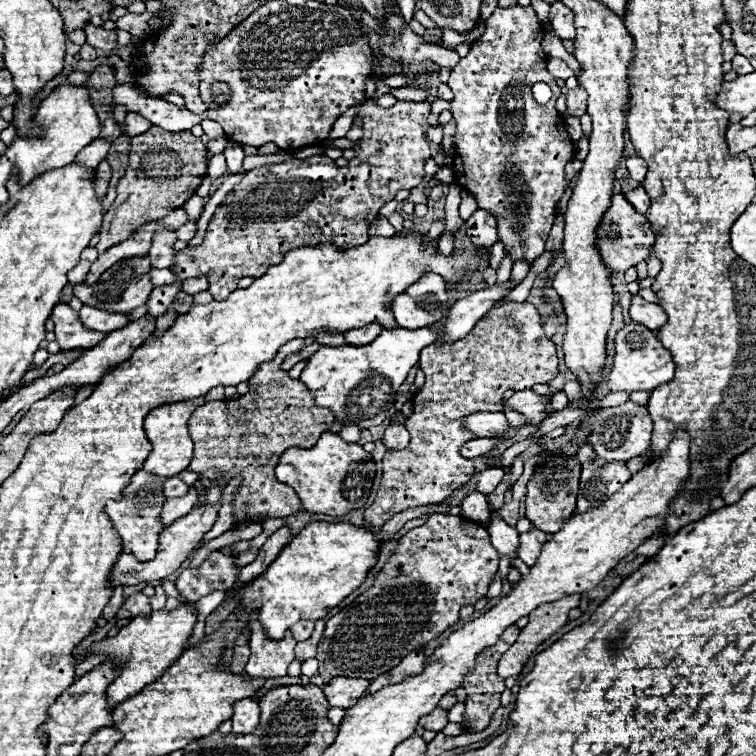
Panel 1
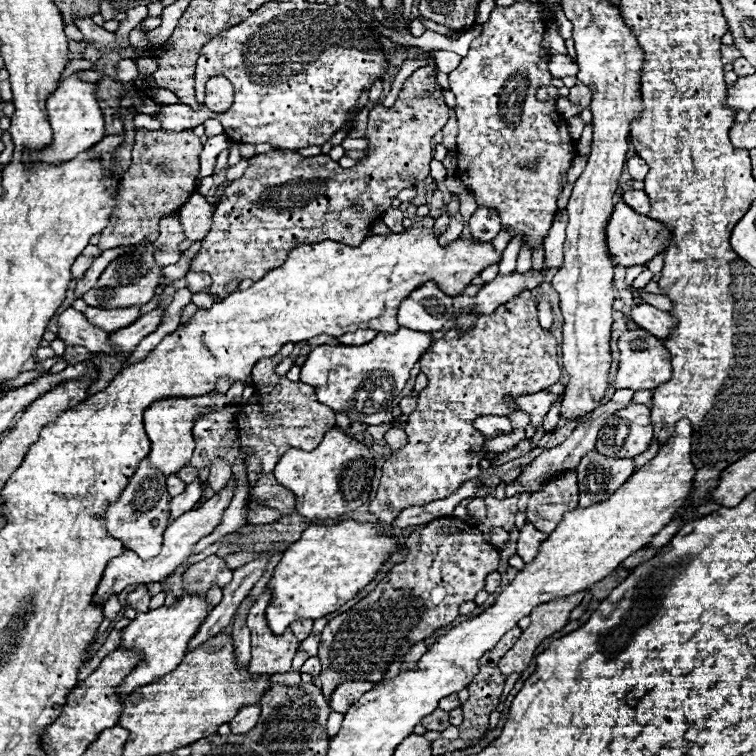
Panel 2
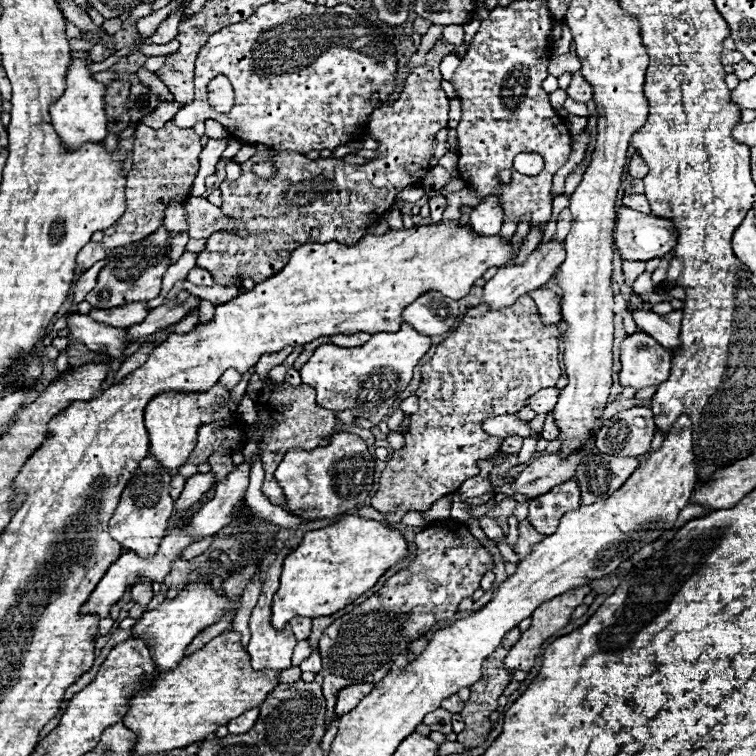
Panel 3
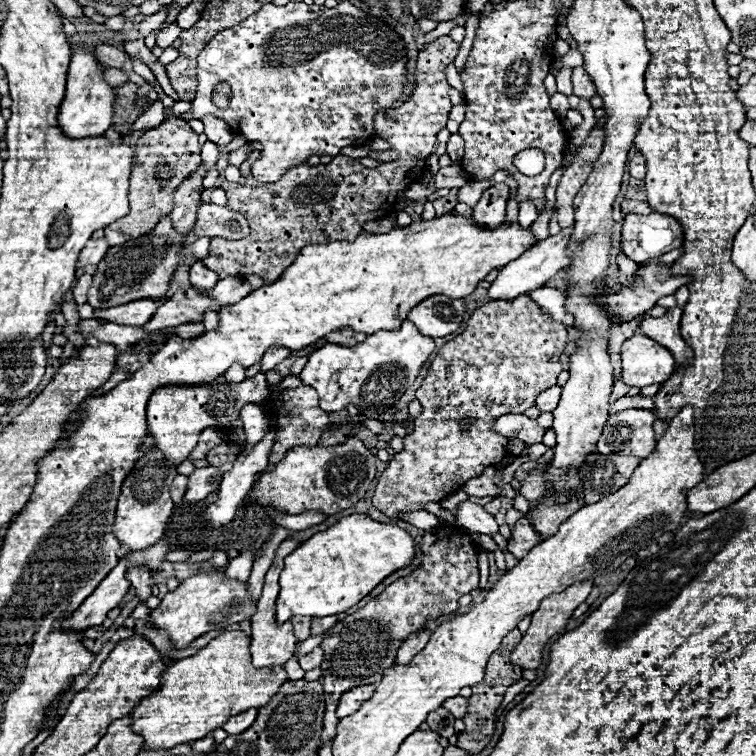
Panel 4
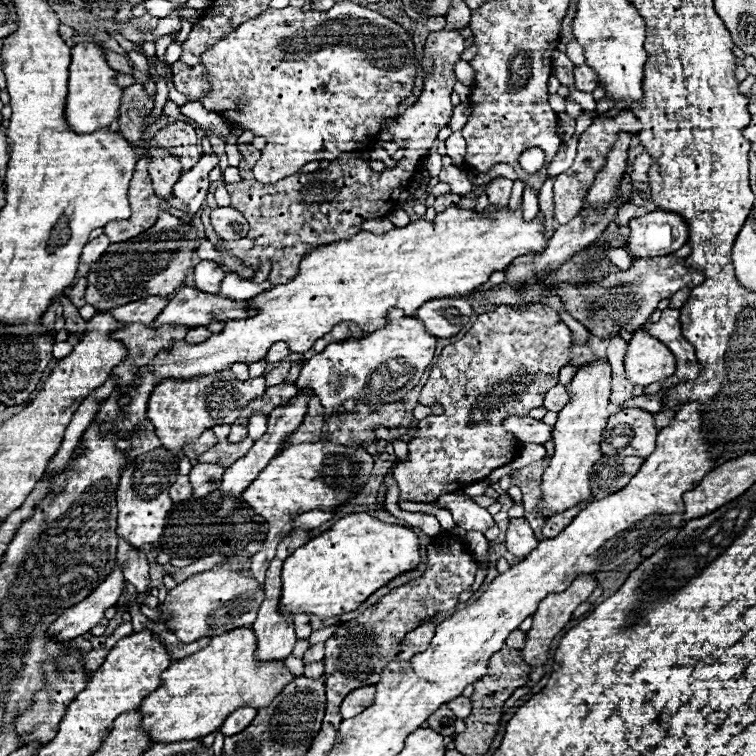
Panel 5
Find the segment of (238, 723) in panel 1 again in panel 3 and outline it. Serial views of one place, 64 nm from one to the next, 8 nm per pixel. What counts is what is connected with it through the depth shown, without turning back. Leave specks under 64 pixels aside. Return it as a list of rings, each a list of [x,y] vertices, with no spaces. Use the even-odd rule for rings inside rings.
[[[250,708],[250,710],[246,710],[242,716],[230,720],[230,722],[226,724],[228,730],[230,730],[230,734],[242,734],[242,732],[248,732],[248,730],[256,724],[258,712],[260,712],[258,708]]]

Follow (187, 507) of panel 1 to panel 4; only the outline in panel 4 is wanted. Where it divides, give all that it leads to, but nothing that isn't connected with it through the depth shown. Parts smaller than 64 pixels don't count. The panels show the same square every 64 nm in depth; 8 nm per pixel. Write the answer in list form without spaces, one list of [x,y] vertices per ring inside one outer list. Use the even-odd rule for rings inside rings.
[[[214,466],[206,468],[196,468],[188,476],[188,492],[184,496],[184,502],[198,502],[206,498],[210,492],[218,490],[218,484],[222,480],[222,472]]]

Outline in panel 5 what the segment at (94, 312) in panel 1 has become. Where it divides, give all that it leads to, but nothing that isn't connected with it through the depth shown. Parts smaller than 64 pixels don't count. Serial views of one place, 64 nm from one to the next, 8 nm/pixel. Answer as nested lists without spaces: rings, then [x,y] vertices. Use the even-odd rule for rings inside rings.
[[[146,296],[144,300],[130,302],[122,308],[112,308],[110,312],[120,322],[126,322],[126,324],[140,322],[140,324],[150,326],[158,318],[158,312],[166,308],[168,302],[170,302],[170,296]]]

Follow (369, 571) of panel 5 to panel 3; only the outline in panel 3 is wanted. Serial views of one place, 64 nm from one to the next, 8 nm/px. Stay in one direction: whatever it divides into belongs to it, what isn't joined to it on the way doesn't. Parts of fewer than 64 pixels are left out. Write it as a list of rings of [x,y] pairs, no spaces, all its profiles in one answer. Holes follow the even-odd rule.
[[[344,516],[332,526],[308,532],[302,544],[284,560],[280,588],[272,602],[272,626],[282,630],[294,616],[318,618],[346,608],[406,556],[408,542],[398,530],[360,516]]]

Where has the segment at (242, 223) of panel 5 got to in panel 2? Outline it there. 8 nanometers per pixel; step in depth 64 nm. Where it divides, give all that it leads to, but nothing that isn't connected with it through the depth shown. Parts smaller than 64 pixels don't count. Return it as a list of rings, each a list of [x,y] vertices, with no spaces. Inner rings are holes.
[[[194,193],[190,196],[180,208],[180,220],[186,238],[192,242],[202,240],[212,228],[212,216],[214,216],[214,206],[210,206],[202,194]]]

